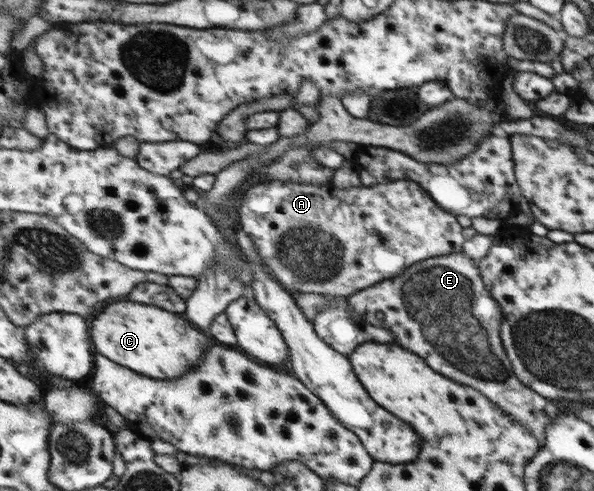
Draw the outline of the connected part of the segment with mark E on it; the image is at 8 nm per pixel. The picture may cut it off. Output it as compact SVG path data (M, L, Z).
M466 253L446 254L421 261L410 266L399 276L387 279L348 297L347 303L356 313L364 316L372 325L389 329L395 342L405 346L412 353L425 358L439 374L450 378L460 385L472 386L484 397L489 398L512 421L519 423L537 439L539 444L545 440L545 428L553 423L562 411L546 401L544 397L534 393L523 382L514 377L513 368L499 338L500 322L503 314L498 303L490 297L481 282L476 259L472 260Z

